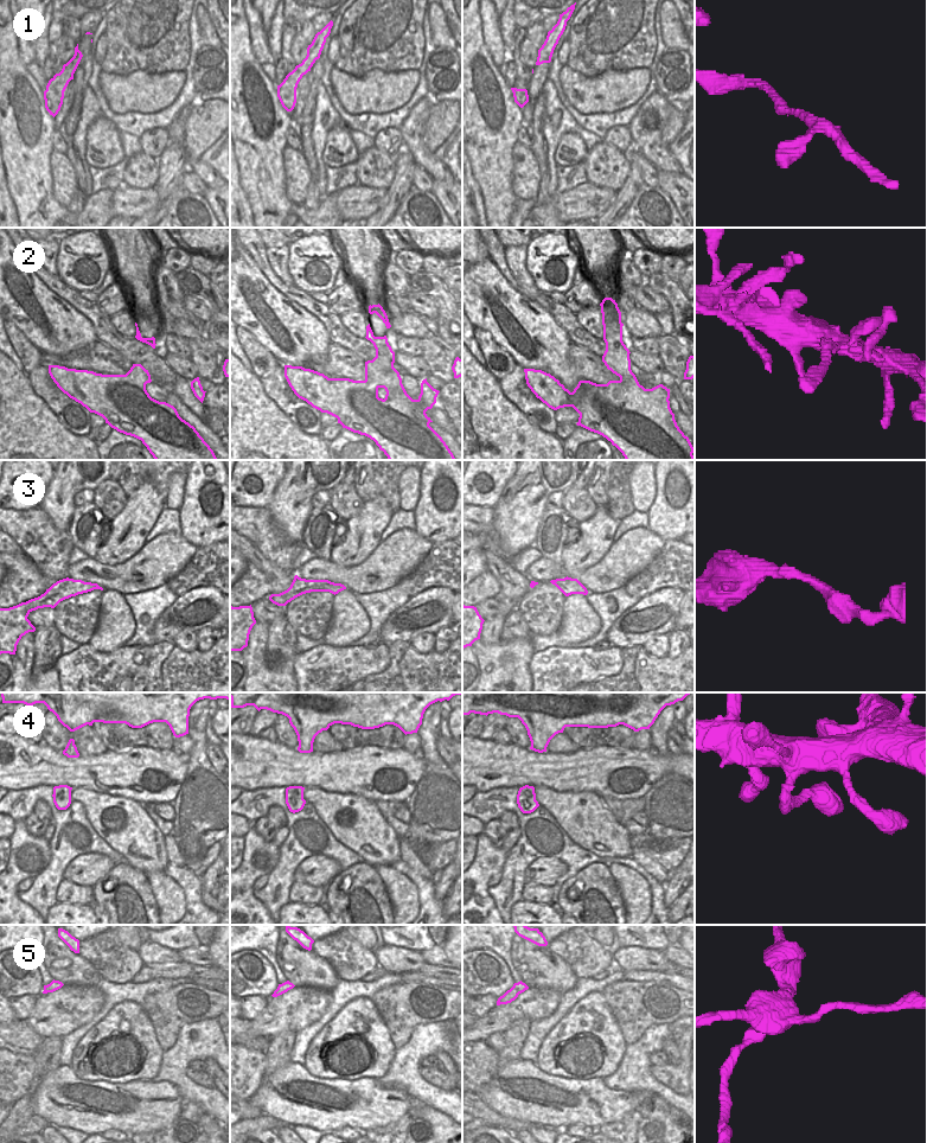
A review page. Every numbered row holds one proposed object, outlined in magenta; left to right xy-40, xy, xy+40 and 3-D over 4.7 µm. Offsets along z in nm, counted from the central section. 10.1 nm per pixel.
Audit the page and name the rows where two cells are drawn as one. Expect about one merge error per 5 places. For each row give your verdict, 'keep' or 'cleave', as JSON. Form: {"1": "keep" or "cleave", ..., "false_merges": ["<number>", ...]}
{"1": "keep", "2": "keep", "3": "keep", "4": "keep", "5": "cleave", "false_merges": ["5"]}

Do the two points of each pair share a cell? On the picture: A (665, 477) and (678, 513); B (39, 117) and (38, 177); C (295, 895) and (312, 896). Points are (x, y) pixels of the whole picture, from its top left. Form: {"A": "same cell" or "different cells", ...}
{"A": "same cell", "B": "same cell", "C": "same cell"}

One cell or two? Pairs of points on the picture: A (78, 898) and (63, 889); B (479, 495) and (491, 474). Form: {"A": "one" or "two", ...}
{"A": "one", "B": "one"}

